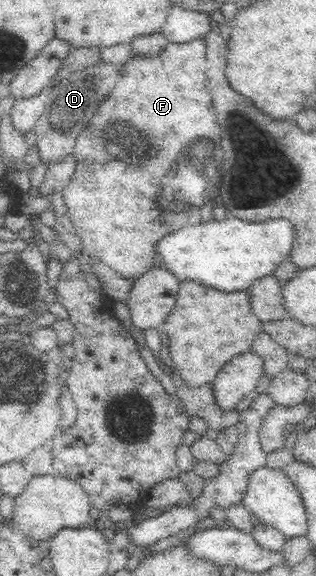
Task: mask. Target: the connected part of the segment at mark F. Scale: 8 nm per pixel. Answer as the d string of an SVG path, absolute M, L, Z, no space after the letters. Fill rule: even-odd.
M193 39L182 43L171 43L166 50L153 57L137 57L133 61L129 60L127 64L131 64L131 74L125 74L125 78L121 78L117 82L117 88L109 94L107 102L99 106L97 114L92 118L89 126L77 138L73 153L77 155L79 164L77 170L71 177L71 182L62 190L65 205L67 206L67 216L72 220L74 226L73 231L80 237L82 241L83 253L86 254L86 260L90 259L95 265L110 266L121 278L125 278L133 284L141 275L150 268L155 267L157 258L161 258L159 252L159 242L173 234L175 230L181 230L193 224L201 224L205 220L213 219L213 196L217 186L221 184L221 138L219 138L219 122L217 116L213 112L213 104L211 104L211 94L207 92L203 80L205 78L205 70L208 67L208 59L206 58L206 41L204 39ZM171 170L179 170L179 174L195 174L195 178L171 178ZM125 172L131 172L131 180L125 178Z

